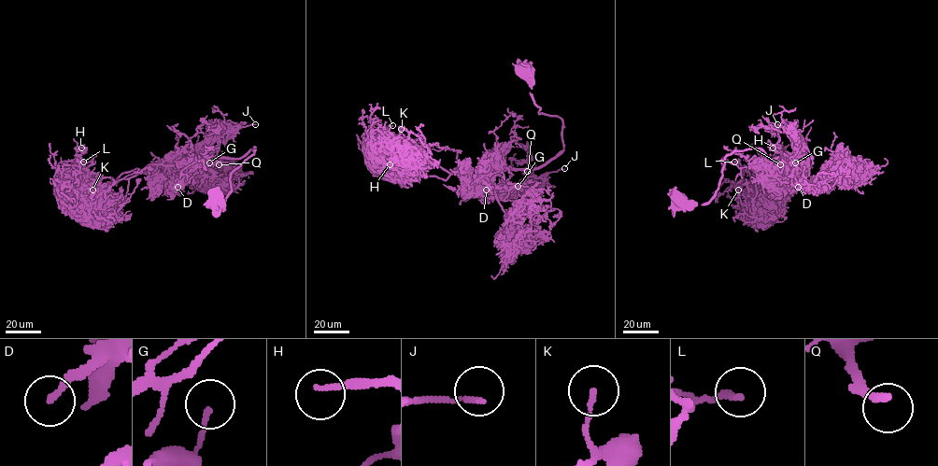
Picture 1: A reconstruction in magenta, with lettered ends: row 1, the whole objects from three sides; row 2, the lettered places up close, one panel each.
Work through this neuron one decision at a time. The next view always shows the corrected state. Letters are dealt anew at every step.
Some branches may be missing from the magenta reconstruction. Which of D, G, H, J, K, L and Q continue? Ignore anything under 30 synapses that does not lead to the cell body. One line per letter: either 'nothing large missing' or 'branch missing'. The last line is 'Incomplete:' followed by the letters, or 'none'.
D: nothing large missing
G: nothing large missing
H: nothing large missing
J: branch missing
K: nothing large missing
L: nothing large missing
Q: branch missing
Incomplete: J, Q

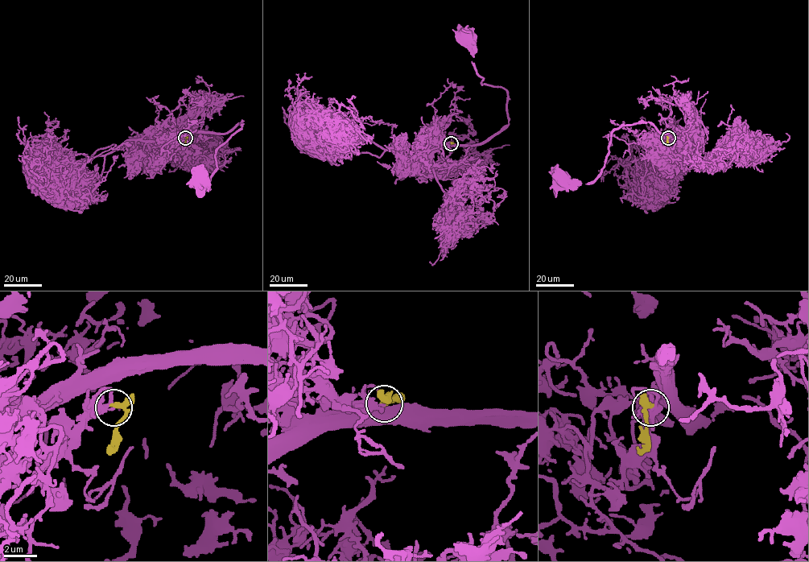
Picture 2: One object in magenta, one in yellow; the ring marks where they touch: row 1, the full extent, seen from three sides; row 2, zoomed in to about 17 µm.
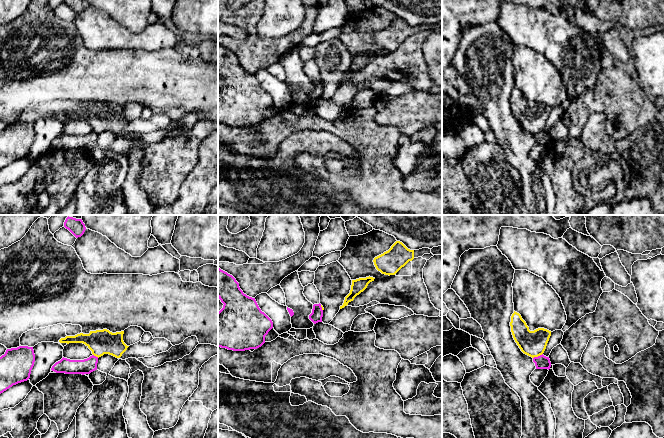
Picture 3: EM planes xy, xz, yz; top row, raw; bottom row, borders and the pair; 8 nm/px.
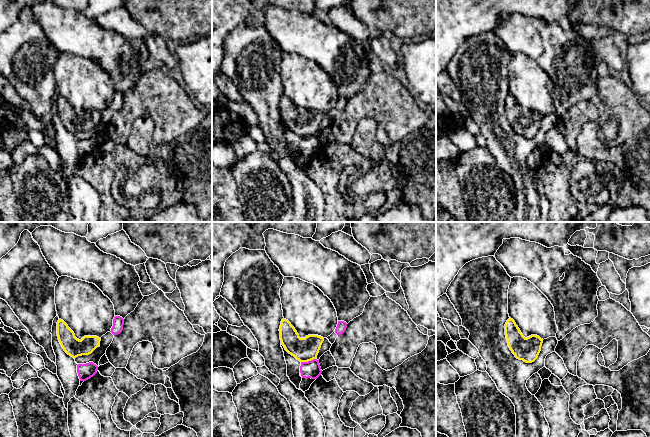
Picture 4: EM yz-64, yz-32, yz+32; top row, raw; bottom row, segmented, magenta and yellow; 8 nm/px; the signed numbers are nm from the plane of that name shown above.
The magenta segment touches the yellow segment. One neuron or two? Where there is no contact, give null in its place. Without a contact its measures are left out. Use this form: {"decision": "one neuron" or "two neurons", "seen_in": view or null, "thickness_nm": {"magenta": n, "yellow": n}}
{"decision": "two neurons", "seen_in": "yz", "thickness_nm": {"magenta": 110, "yellow": 200}}

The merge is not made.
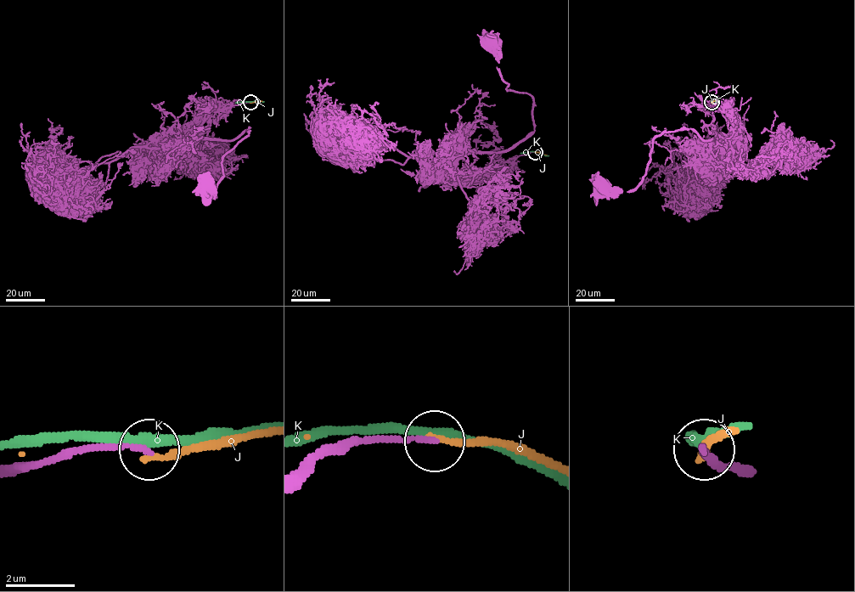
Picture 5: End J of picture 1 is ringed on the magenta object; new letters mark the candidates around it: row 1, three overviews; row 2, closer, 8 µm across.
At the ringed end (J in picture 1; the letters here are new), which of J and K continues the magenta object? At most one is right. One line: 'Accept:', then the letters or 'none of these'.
Accept: none of these

